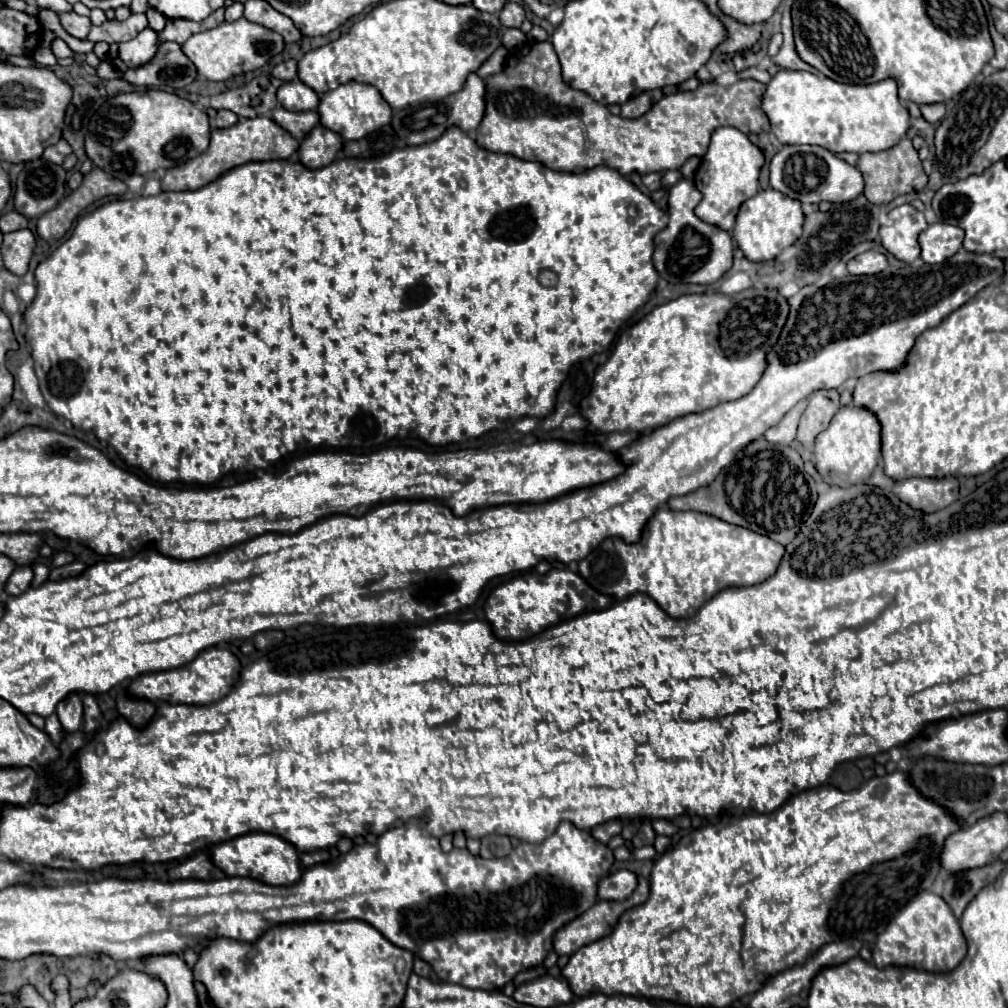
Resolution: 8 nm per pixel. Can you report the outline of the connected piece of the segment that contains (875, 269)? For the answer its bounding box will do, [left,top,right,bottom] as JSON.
[848,250,888,276]

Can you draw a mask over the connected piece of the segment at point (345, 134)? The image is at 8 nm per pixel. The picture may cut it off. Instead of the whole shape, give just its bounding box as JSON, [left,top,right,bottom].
[318,82,392,140]

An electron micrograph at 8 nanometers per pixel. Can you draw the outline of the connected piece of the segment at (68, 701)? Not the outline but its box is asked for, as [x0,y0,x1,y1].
[56,694,84,732]

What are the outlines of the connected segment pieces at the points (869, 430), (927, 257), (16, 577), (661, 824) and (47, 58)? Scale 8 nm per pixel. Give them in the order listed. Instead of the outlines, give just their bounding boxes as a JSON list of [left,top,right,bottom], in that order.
[[814,406,880,486],[920,222,964,264],[6,566,32,594],[651,819,678,836],[34,48,54,66]]

